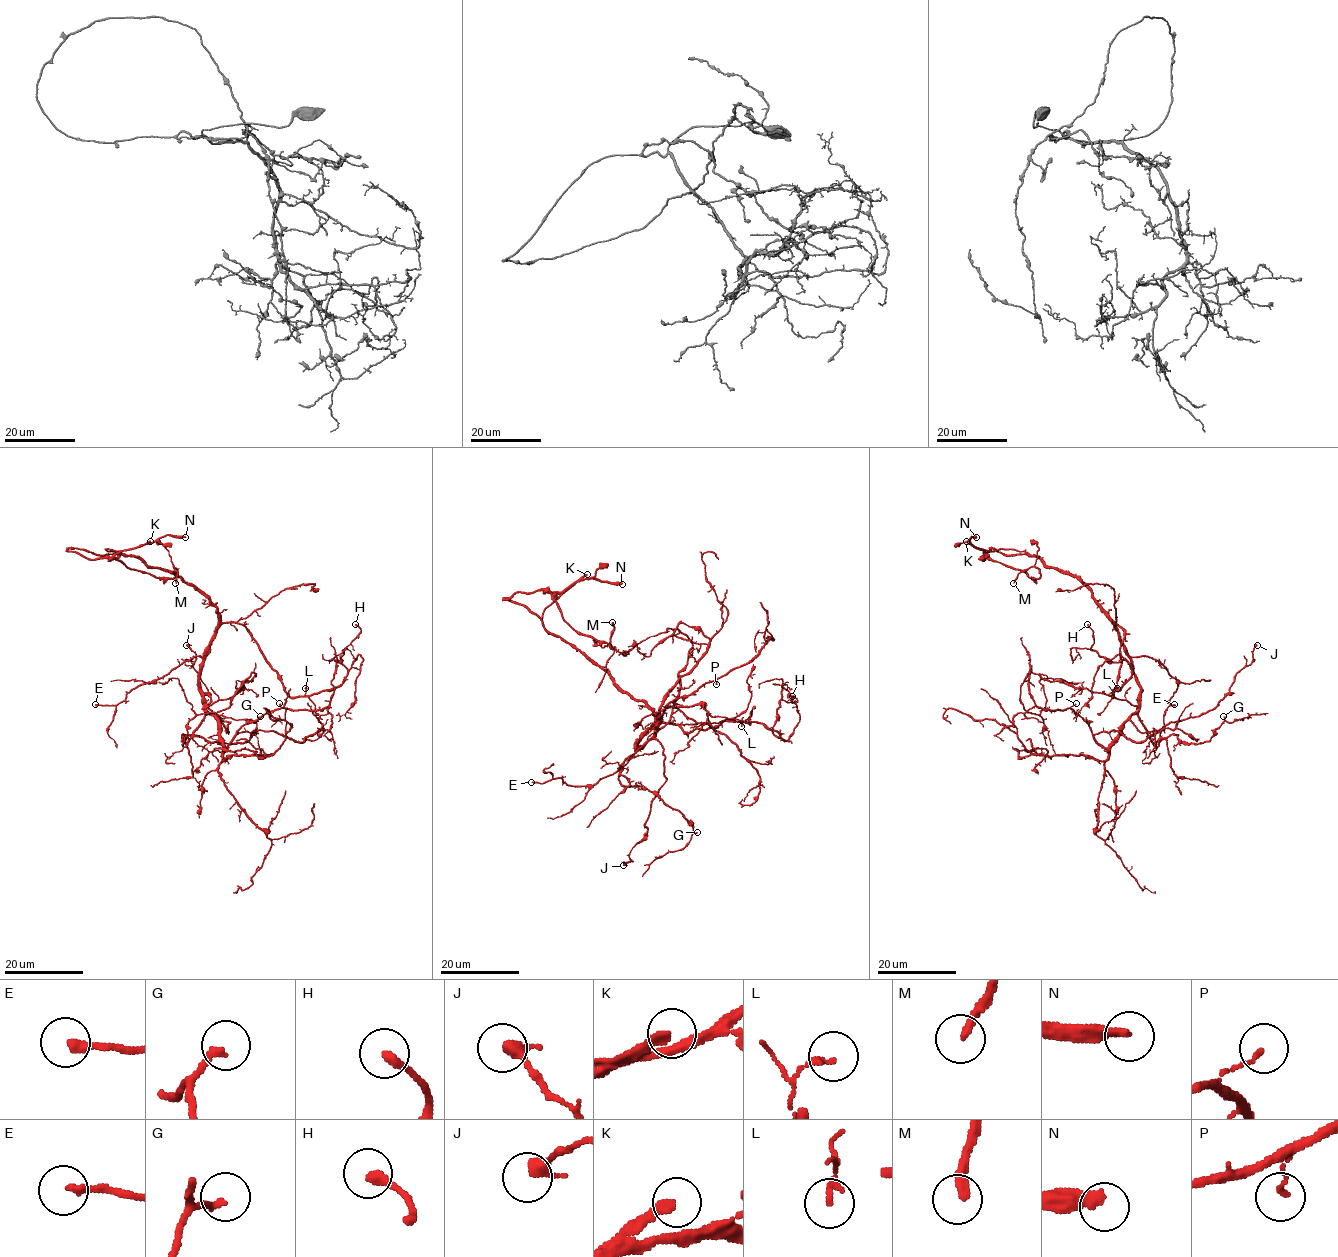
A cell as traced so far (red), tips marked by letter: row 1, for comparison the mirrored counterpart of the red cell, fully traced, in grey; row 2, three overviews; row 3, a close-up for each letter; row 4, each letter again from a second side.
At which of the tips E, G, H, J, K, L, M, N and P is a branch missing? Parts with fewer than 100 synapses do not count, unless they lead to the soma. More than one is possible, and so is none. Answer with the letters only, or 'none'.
K, M, N

